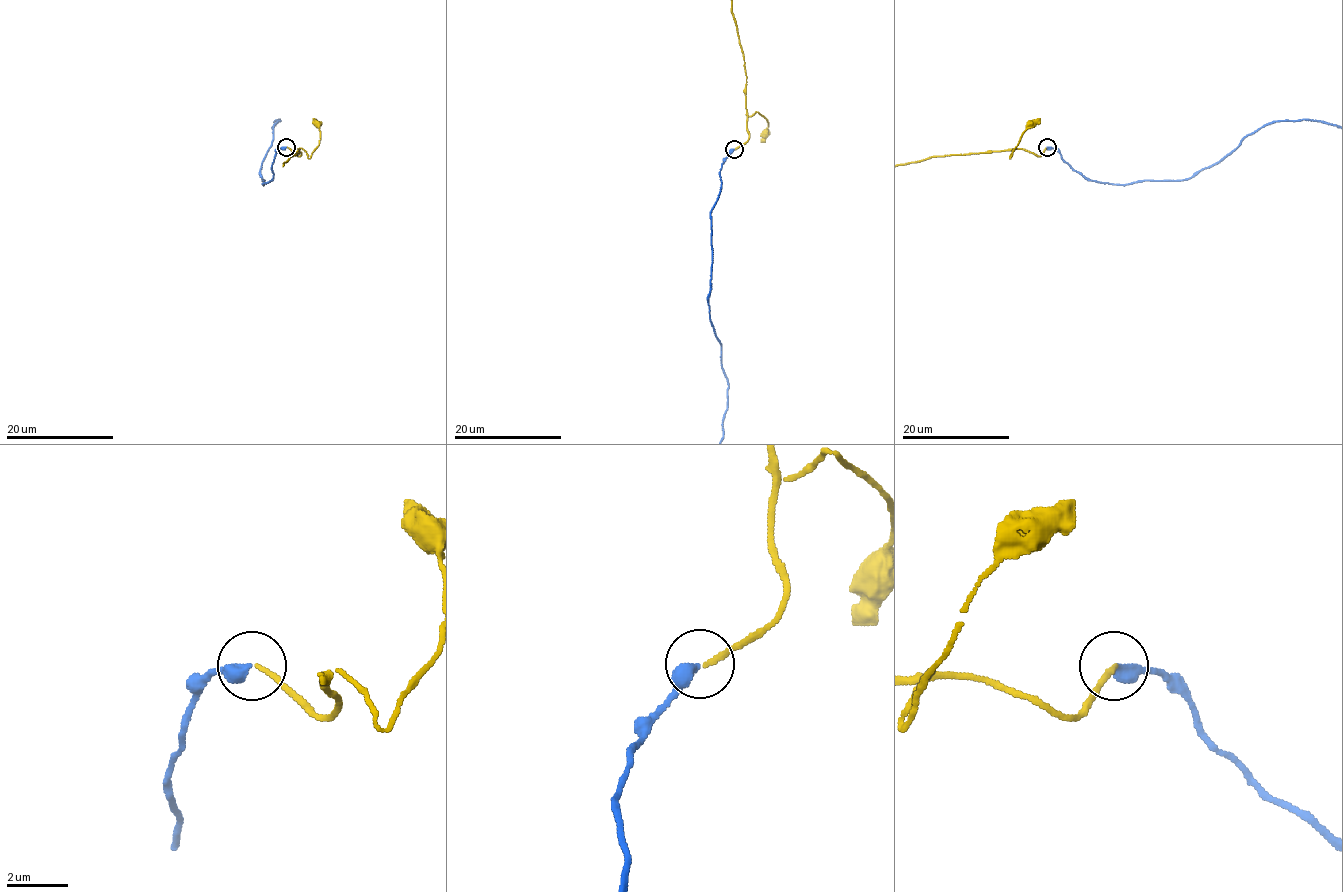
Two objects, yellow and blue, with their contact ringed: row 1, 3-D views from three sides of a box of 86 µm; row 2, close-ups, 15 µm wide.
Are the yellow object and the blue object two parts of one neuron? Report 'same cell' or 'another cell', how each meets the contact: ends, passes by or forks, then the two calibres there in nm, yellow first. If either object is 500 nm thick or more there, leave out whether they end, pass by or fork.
same cell; yellow ends there; blue ends there; 160 nm thick on the yellow side, 420 nm on the other

